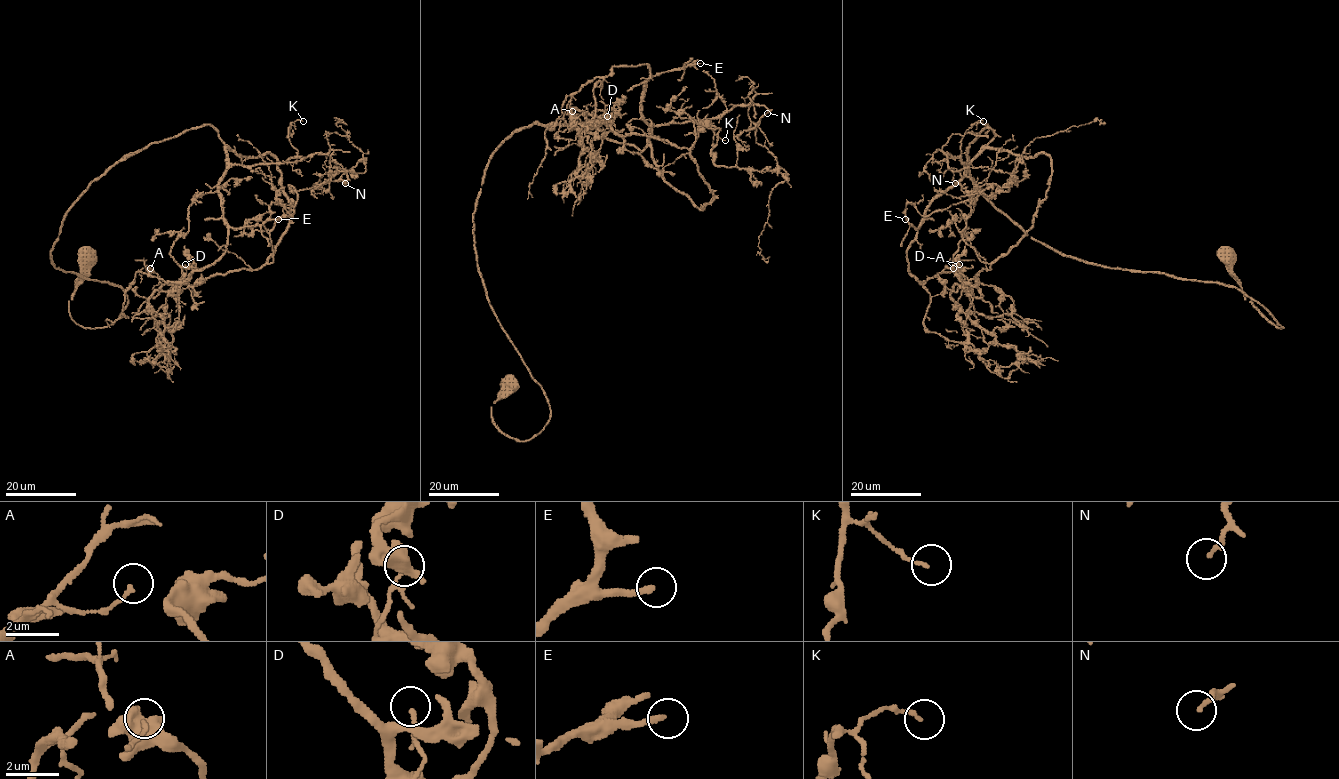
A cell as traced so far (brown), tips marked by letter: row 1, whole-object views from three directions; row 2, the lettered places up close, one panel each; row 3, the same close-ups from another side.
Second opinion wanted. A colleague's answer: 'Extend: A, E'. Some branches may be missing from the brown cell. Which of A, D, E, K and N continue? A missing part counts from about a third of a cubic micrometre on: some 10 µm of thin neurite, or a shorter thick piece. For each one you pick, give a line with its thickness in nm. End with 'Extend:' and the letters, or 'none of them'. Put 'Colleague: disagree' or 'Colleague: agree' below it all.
D: 100 nm thick
E: 220 nm thick
Extend: D, E
Colleague: disagree

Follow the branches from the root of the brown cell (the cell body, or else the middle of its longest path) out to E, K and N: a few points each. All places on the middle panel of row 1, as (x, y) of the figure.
E: (509, 386), (492, 421), (529, 441), (488, 159), (533, 124), (641, 152), (644, 84), (700, 63)
K: (509, 386), (492, 421), (529, 441), (488, 159), (533, 124), (725, 140)
N: (509, 386), (492, 421), (529, 441), (550, 407), (475, 250), (501, 144), (767, 113)

